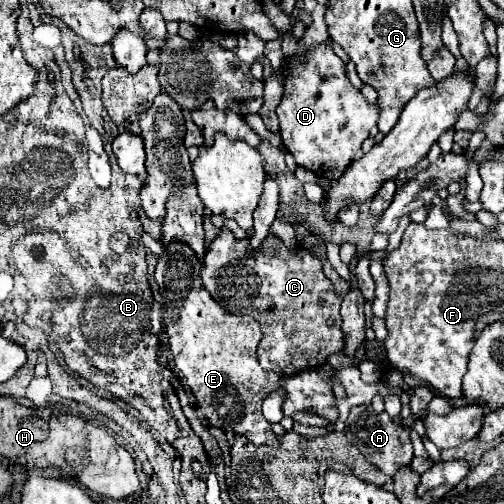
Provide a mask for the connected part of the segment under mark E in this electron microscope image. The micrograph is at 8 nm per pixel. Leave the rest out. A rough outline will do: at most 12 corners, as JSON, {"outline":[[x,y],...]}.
{"outline":[[168,246],[154,278],[172,362],[208,424],[278,446],[260,324],[212,300]]}

